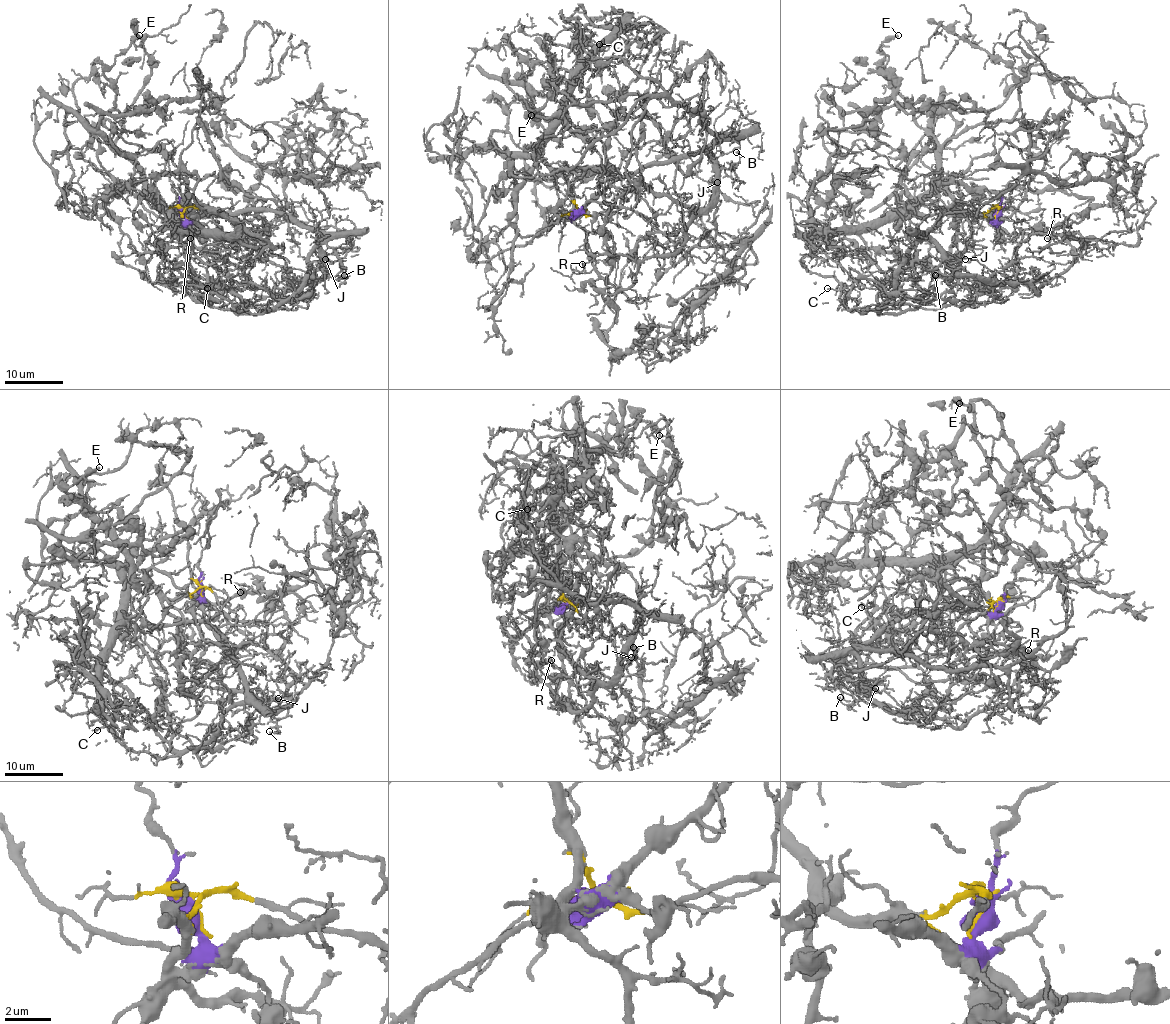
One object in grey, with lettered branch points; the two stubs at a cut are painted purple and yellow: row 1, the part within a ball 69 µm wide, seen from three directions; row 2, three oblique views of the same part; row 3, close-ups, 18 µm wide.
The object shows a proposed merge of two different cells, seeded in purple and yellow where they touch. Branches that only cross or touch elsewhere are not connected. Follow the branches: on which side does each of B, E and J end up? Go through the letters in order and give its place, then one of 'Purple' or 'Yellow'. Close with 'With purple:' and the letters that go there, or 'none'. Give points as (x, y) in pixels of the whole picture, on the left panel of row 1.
B: Place: (344, 275). Purple
E: Place: (139, 35). Yellow
J: Place: (325, 259). Purple
With purple: B, J

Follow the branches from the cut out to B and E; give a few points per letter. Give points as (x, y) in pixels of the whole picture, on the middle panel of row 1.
B: (575, 214), (613, 182), (650, 164), (684, 159), (711, 144), (719, 169), (732, 167), (740, 160), (735, 151)
E: (575, 214), (562, 175), (539, 157), (507, 157), (490, 140), (507, 122), (497, 99), (520, 98), (532, 115)

